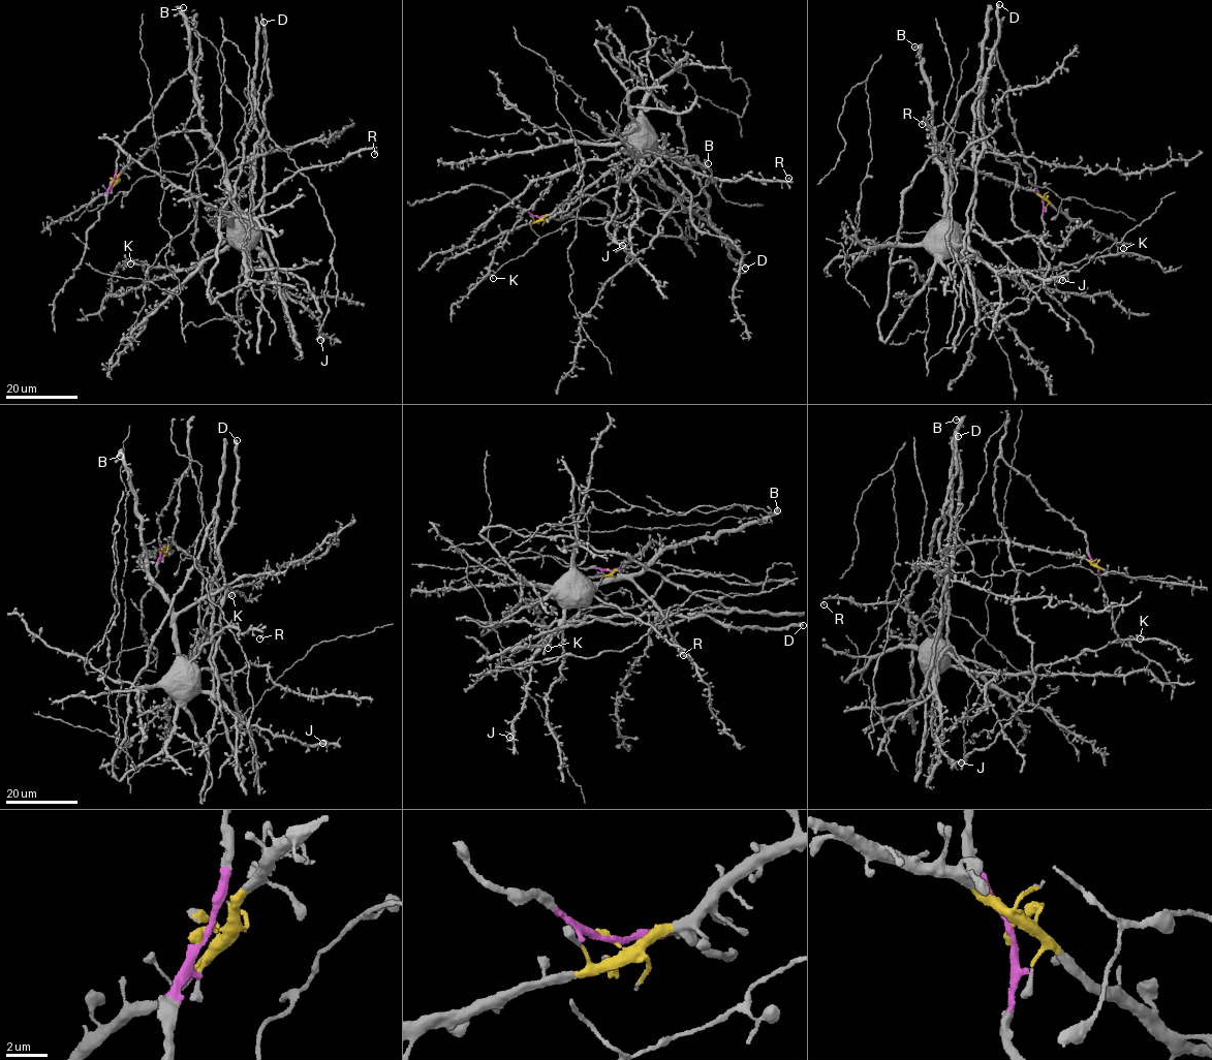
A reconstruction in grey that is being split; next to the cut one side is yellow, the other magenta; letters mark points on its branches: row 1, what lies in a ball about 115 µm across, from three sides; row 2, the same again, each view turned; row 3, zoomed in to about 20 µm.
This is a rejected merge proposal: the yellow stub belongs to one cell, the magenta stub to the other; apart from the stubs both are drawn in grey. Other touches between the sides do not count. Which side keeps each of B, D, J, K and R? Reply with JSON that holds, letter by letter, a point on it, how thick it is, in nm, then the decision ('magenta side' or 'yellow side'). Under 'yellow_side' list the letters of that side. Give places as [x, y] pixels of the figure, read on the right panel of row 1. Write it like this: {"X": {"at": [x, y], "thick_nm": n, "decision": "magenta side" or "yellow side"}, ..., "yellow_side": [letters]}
{"B": {"at": [914, 47], "thick_nm": 400, "decision": "yellow side"}, "D": {"at": [999, 4], "thick_nm": 400, "decision": "magenta side"}, "J": {"at": [1062, 280], "thick_nm": 550, "decision": "yellow side"}, "K": {"at": [1123, 248], "thick_nm": 190, "decision": "yellow side"}, "R": {"at": [922, 124], "thick_nm": 320, "decision": "yellow side"}, "yellow_side": ["B", "J", "K", "R"]}

